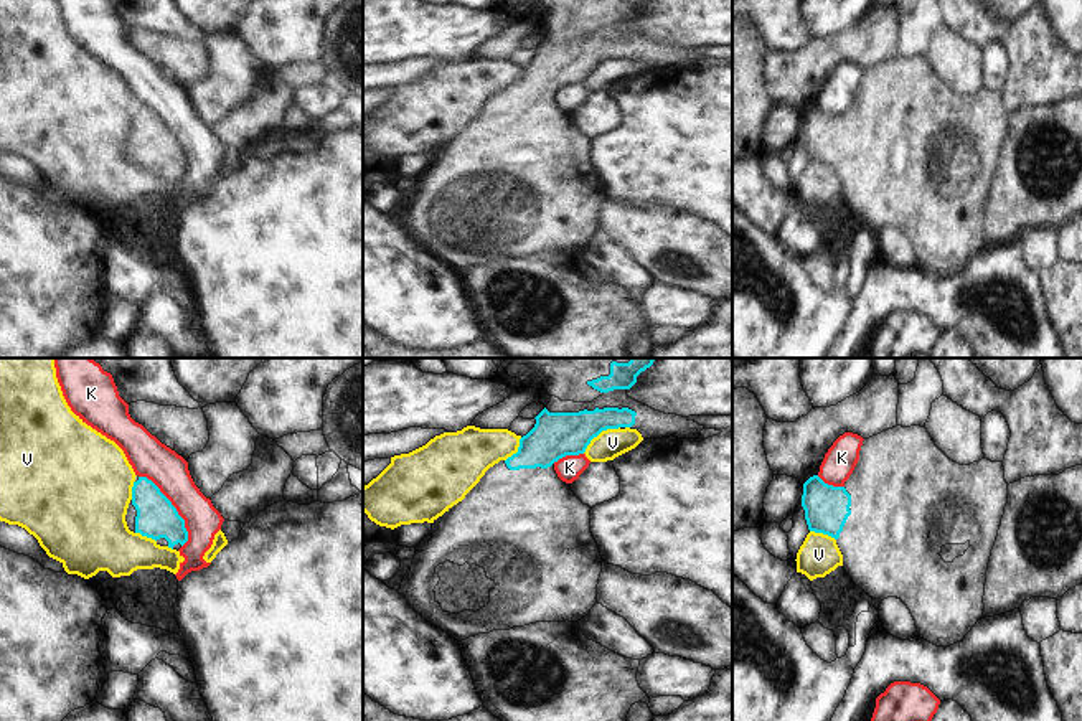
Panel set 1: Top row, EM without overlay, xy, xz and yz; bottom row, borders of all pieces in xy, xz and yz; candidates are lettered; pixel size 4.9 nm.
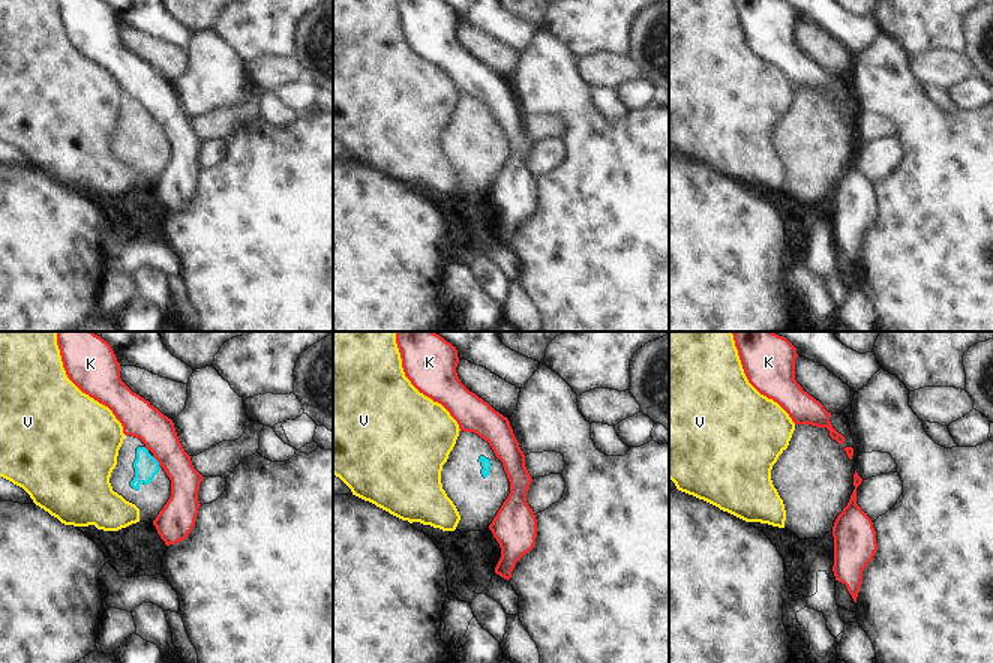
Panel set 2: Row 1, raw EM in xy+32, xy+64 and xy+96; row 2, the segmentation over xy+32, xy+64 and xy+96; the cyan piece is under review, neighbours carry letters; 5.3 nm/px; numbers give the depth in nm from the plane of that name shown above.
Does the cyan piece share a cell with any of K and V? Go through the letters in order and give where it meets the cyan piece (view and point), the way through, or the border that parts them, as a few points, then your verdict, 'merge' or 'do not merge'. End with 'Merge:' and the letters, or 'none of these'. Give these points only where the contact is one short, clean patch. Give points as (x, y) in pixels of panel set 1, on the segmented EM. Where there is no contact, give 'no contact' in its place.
K: meets cyan in xy at (175, 508); border along xy (139, 475), (150, 480), (183, 520), (187, 541), (182, 546); do not merge
V: meets cyan in xz at (599, 433); do not merge
Merge: none of these

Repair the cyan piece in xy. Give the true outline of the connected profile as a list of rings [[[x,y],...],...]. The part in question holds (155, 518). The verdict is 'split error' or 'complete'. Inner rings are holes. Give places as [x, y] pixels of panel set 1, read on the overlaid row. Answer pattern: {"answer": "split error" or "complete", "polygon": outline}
{"answer": "split error", "polygon": [[[135,477],[125,521],[130,531],[152,538],[160,546],[178,551],[188,541],[185,520],[147,477]]]}

